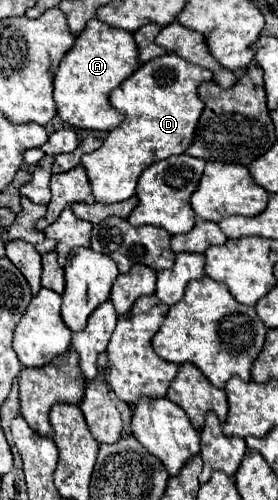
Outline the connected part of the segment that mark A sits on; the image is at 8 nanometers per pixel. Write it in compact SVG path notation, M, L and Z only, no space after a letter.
M92 18L76 38L74 48L64 56L54 78L54 102L64 122L88 130L114 130L124 116L112 108L110 92L138 70L138 48L128 30L112 28Z

